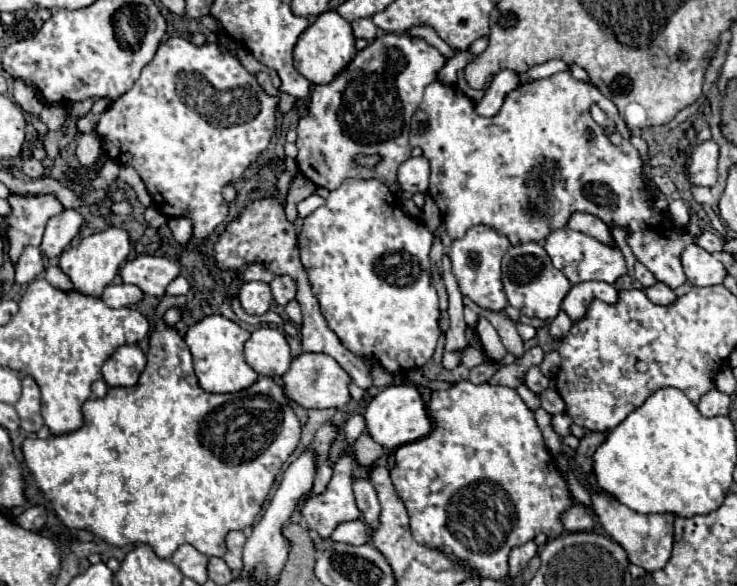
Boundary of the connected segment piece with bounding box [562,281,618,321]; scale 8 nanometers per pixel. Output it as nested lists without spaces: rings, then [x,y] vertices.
[[[602,281],[578,283],[578,285],[572,285],[568,295],[564,297],[562,309],[570,315],[572,321],[578,321],[594,299],[602,299],[604,303],[616,303],[618,291],[610,283],[602,283]]]

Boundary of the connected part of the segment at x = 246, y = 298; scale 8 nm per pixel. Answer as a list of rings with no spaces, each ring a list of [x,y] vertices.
[[[262,281],[244,283],[240,287],[238,301],[240,301],[240,305],[246,313],[264,315],[270,309],[270,303],[272,303],[272,291],[270,291],[268,283],[262,283]]]

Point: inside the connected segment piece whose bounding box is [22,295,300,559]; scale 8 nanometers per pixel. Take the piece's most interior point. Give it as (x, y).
(164, 463)

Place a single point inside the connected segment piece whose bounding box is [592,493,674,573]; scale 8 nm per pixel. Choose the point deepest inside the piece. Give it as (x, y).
(647, 539)

